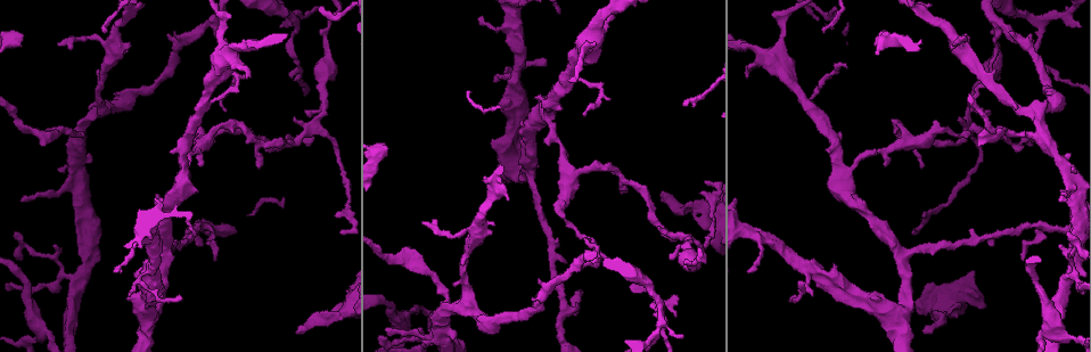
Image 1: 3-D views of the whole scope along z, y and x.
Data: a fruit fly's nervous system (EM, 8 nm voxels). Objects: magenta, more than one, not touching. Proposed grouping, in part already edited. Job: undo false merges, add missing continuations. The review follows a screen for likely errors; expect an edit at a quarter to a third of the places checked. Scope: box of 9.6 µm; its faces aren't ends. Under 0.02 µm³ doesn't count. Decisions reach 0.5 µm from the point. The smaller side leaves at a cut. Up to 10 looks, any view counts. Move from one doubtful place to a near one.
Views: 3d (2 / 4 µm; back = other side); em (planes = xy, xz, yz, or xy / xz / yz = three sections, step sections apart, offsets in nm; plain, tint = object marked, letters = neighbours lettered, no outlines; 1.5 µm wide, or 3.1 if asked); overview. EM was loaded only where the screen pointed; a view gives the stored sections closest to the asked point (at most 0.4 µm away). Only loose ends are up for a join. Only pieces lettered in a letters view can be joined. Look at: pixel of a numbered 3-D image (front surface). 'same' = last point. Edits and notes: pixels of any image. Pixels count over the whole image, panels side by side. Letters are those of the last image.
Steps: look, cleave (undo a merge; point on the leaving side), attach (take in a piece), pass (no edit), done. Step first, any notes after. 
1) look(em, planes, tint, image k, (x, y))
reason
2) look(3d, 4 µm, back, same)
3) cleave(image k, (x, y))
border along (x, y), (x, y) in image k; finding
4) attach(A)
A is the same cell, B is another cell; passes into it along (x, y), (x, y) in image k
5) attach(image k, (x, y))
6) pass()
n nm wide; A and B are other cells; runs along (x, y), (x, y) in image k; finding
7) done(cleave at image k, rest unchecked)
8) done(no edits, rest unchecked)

look(3d, 2 µm, back, image 1, (79, 283))
four or more arms meet

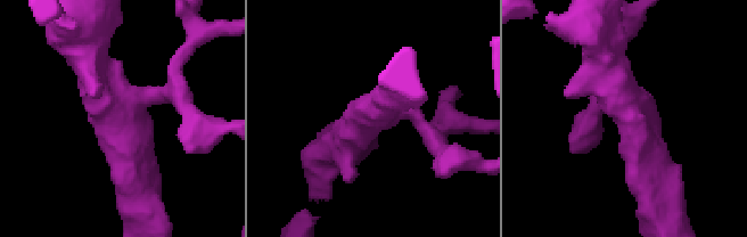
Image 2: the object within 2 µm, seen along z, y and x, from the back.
look(em, xy, step 4, tint, image 2, (631, 116))
need the tissue

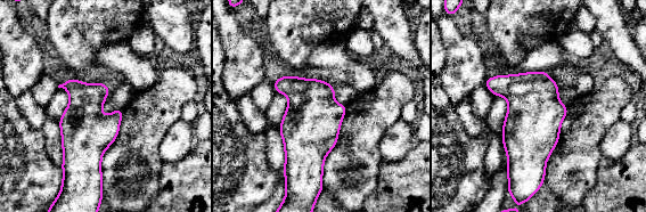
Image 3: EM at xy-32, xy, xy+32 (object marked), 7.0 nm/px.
look(em, xy, step 4, letters, same)

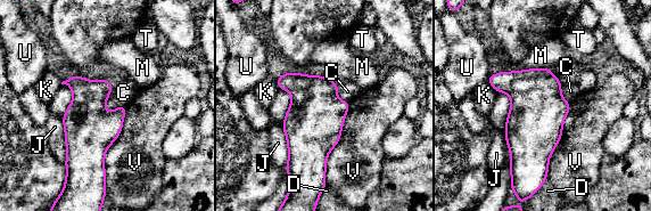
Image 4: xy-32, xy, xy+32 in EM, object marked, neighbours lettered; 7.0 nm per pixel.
pass()
C, D, J, K, M, T, U and V are other cells; 4 arms; border along (113, 84), (105, 105), (107, 113) in image 4; all the same neuron

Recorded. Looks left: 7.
look(3d, 4 µm, image 1, (27, 127))
thick turns thin

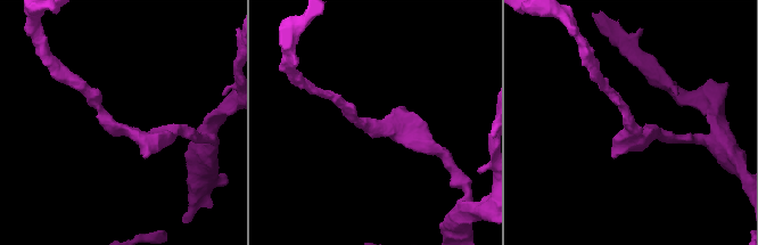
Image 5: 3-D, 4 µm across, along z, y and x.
look(em, xy, step 4, tint, image 5, (116, 129))
need the tissue

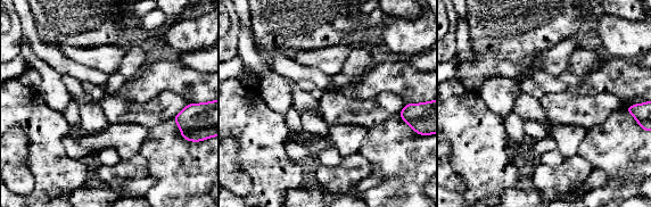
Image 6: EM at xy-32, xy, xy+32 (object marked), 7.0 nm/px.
look(em, xz, step 4, letters, same)
another direction

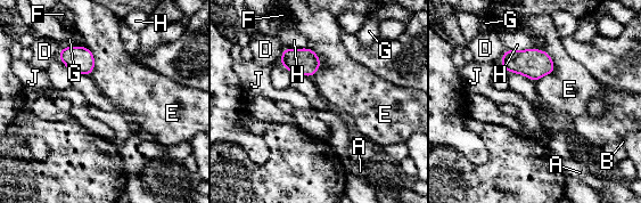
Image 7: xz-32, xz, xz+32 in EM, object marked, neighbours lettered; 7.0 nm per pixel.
pass()
A, B, D, E, F, G, H and J are other cells; border along (533, 47), (526, 50), (506, 50) in image 7; continuous, no second neuron

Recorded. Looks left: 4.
look(em, xy, step 8, tint, image 1, (988, 113))

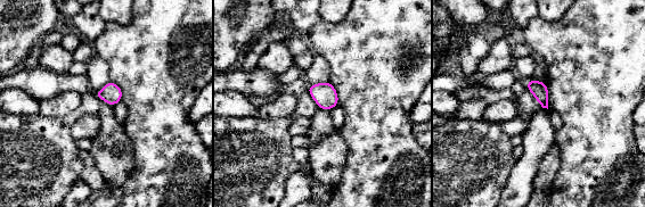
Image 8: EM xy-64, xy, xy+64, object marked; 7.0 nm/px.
look(em, planes, tint, same)
another direction

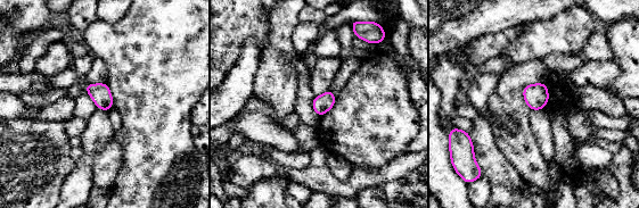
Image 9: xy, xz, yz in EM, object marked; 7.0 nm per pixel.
look(em, planes, letters, same)
what lies round it

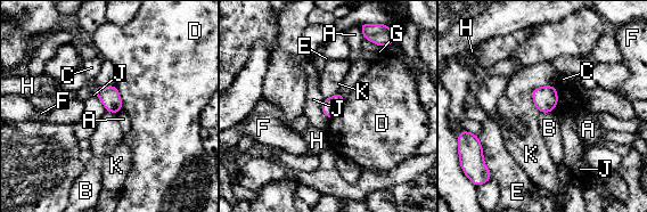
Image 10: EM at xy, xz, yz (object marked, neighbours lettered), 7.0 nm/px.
pass()
130 nm wide; A, B, C, D, E, F, G, H, J and K are other cells; border along (324, 98), (321, 112), (329, 119) in image 10; no lettered piece goes on from it

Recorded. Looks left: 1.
done(no edits, rest unchecked)

